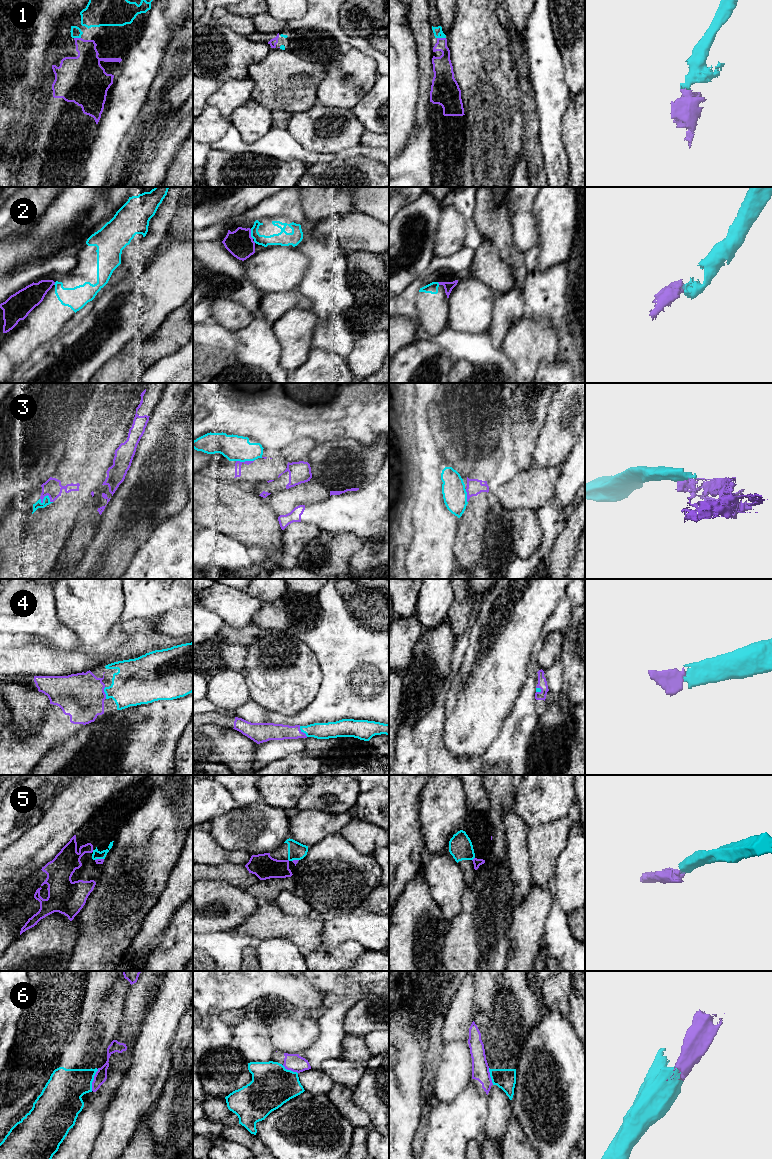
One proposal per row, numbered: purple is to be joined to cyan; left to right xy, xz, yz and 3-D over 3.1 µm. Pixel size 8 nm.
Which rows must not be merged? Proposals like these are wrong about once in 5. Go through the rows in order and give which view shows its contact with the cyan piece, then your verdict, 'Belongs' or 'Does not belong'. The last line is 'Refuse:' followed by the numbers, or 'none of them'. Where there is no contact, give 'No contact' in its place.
1: Touches cyan in yz. Belongs
2: Touches cyan in xz. Belongs
3: Touches cyan in xy. Does not belong
4: Touches cyan in xz. Belongs
5: Touches cyan in yz. Belongs
6: Touches cyan in xy. Does not belong
Refuse: 3, 6

